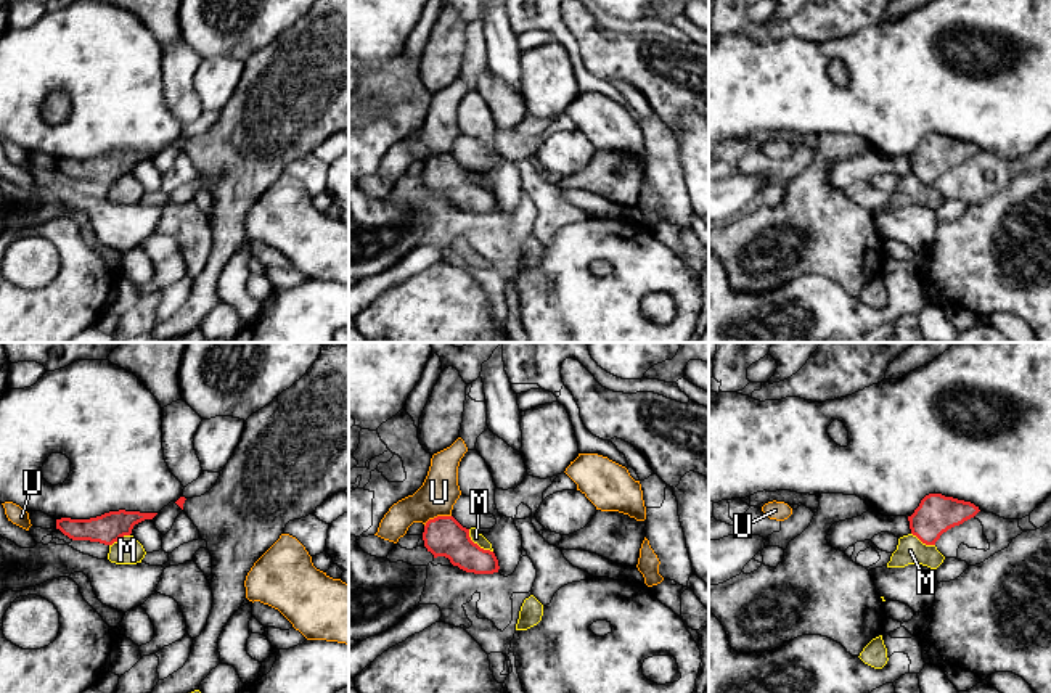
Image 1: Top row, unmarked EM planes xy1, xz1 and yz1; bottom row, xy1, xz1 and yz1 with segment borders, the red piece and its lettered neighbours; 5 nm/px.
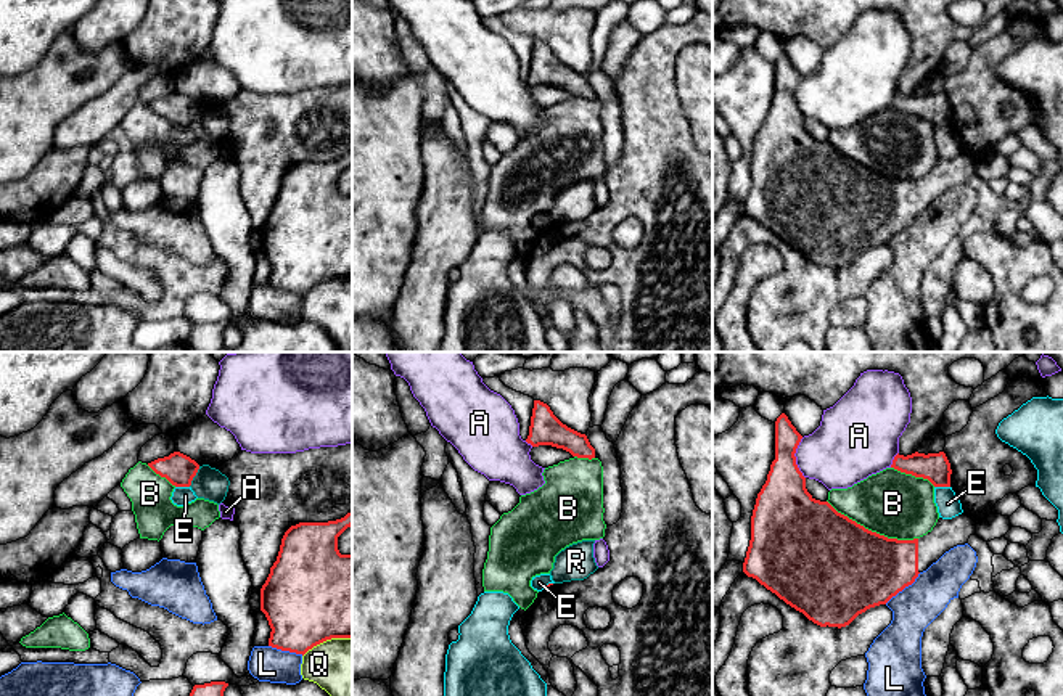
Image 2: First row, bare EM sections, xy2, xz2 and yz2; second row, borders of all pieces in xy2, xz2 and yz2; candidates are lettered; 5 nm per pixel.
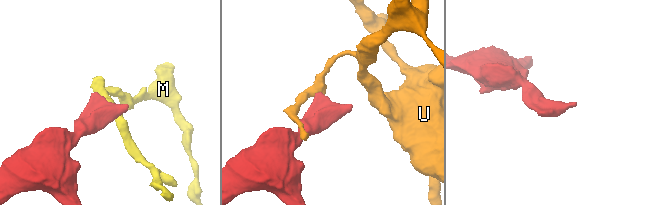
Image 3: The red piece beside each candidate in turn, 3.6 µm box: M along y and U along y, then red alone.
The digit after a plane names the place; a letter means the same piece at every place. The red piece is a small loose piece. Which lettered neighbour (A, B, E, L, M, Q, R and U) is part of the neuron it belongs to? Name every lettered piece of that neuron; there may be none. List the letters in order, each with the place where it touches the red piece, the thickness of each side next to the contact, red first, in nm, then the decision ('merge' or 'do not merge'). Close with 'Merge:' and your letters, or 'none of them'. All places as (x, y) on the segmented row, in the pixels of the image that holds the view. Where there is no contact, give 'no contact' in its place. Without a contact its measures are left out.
A: meets red in yz2 at (795, 458); 280 nm thick on the red side, 360 nm on the other; do not merge
B: meets red in yz2 at (870, 531); 500 nm thick on the red side, 320 nm on the other; do not merge
E: meets red in yz2 at (943, 486); 140 nm thick on the red side, 120 nm on the other; do not merge
L: meets red in yz2 at (902, 589); 400 nm thick on the red side, 220 nm on the other; do not merge
M: meets red in xz1 at (476, 544); 200 nm thick on the red side, 60 nm on the other; do not merge
Q: meets red in xy2 at (327, 638); 480 nm thick on the red side, 280 nm on the other; do not merge
R: meets red in xy2 at (195, 474); 160 nm thick on the red side, 160 nm on the other; do not merge
U: meets red in xz1 at (437, 516); 200 nm thick on the red side, 190 nm on the other; do not merge
Merge: none of them

